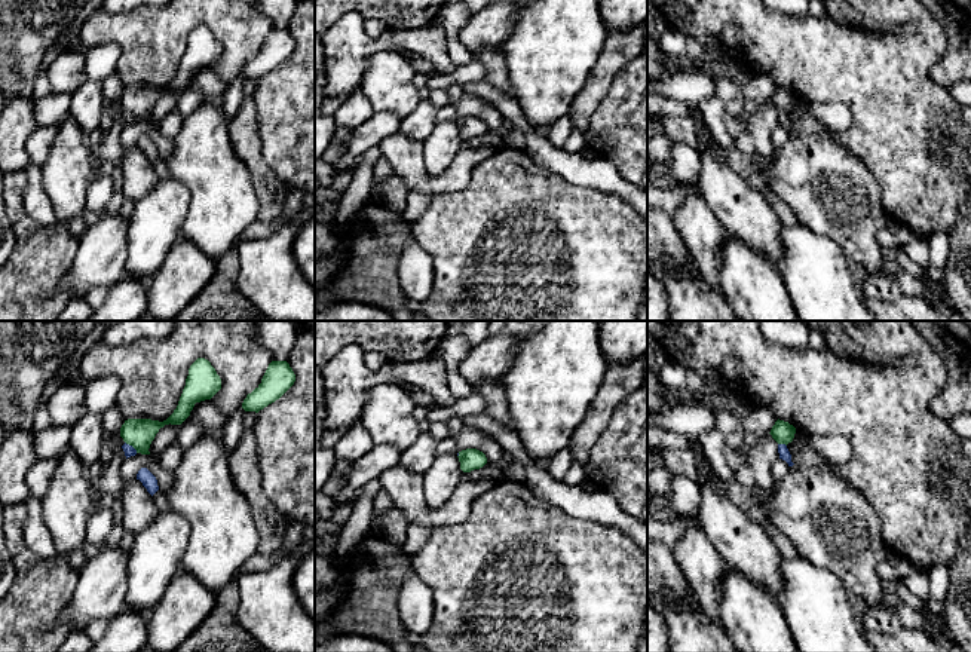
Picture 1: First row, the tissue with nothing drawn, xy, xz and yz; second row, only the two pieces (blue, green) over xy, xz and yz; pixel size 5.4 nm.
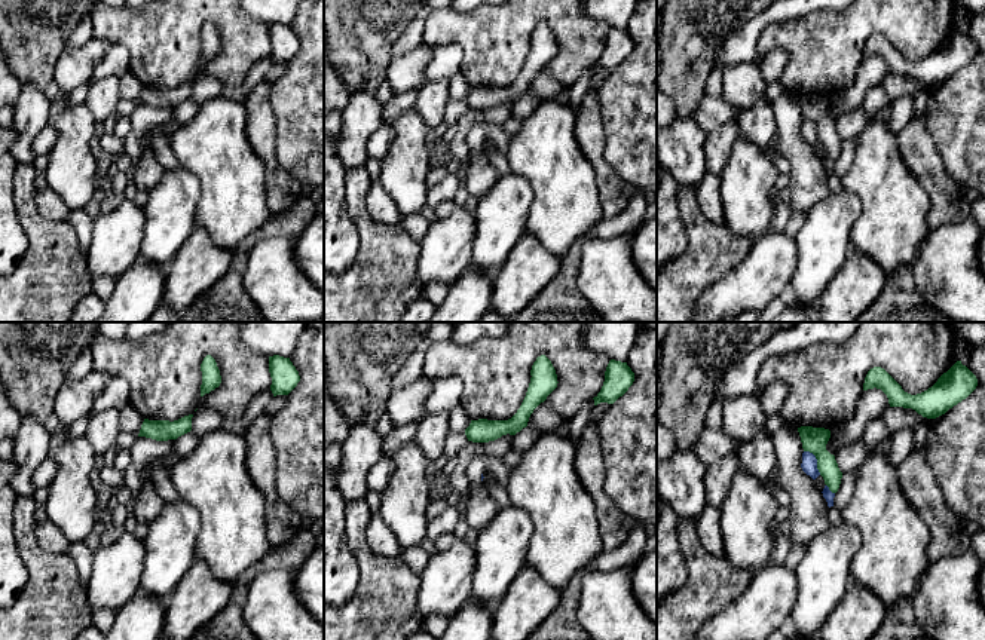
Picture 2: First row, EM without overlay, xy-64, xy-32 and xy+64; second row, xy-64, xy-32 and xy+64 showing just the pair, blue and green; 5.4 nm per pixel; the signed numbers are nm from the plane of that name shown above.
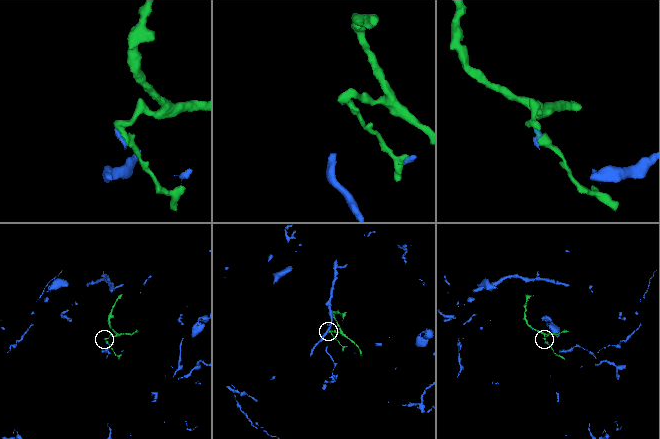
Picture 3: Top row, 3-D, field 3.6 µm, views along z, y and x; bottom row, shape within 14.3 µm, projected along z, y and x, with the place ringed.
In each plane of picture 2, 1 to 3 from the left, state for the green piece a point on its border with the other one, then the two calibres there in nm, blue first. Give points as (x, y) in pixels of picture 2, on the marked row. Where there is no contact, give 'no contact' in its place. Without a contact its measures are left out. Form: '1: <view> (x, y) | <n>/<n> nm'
1: no contact
2: no contact
3: xy+64 (816, 461) | 90/140 nm

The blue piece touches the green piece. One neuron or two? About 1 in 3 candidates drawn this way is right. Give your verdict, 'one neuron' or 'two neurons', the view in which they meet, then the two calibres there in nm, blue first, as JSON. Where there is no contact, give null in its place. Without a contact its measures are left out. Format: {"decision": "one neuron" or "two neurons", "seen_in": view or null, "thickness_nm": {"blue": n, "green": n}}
{"decision": "two neurons", "seen_in": "xy", "thickness_nm": {"blue": 60, "green": 160}}

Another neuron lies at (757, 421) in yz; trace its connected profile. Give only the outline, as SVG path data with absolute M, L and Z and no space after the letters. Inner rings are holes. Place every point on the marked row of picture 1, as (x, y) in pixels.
M753 407L741 416L745 435L763 438L778 420L777 414L763 407Z

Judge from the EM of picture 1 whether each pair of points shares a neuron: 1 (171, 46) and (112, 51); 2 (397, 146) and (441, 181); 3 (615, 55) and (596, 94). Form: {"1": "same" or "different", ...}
{"1": "different", "2": "same", "3": "same"}

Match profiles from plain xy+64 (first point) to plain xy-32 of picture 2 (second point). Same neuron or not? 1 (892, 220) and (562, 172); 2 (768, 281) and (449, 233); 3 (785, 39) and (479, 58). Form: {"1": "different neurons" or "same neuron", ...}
{"1": "same neuron", "2": "same neuron", "3": "same neuron"}

